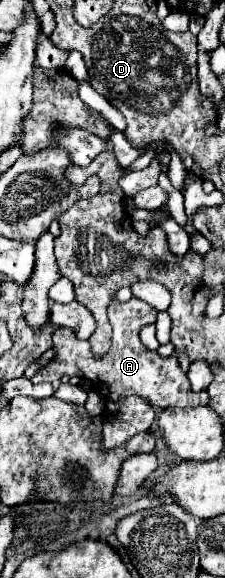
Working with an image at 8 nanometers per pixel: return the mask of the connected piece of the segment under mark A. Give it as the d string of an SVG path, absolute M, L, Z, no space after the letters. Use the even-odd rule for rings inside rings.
M132 298L132 300L122 302L122 304L112 302L110 324L114 328L114 334L112 334L112 348L106 352L106 356L92 356L90 344L78 340L76 334L72 334L72 328L54 330L52 338L54 338L56 358L46 368L42 368L32 378L32 382L34 384L54 382L54 380L60 380L62 376L68 374L68 376L80 376L80 378L92 382L92 388L110 400L120 400L120 398L136 394L160 410L172 408L172 406L196 406L196 404L200 404L200 396L196 392L192 392L190 380L188 380L186 372L180 368L178 360L174 356L162 358L158 352L148 350L140 342L140 336L138 336L140 330L146 324L154 324L156 314L158 312L152 306L148 306L146 302L142 302L138 298Z

